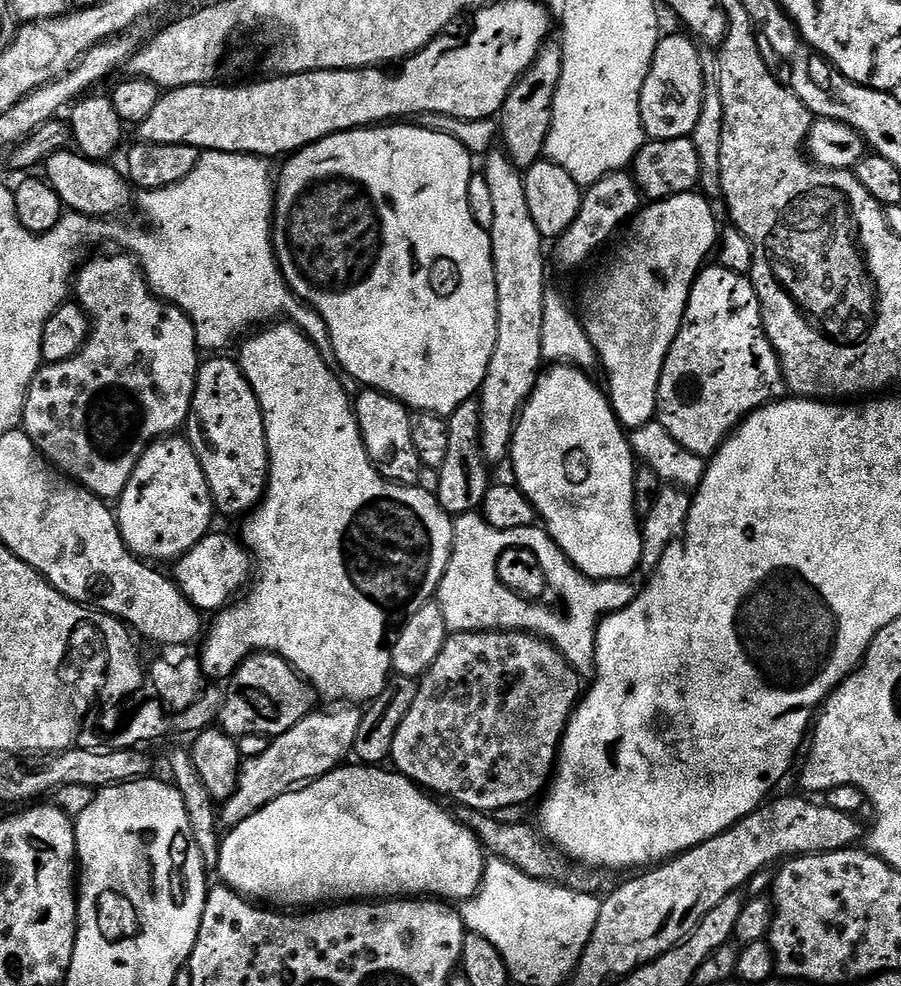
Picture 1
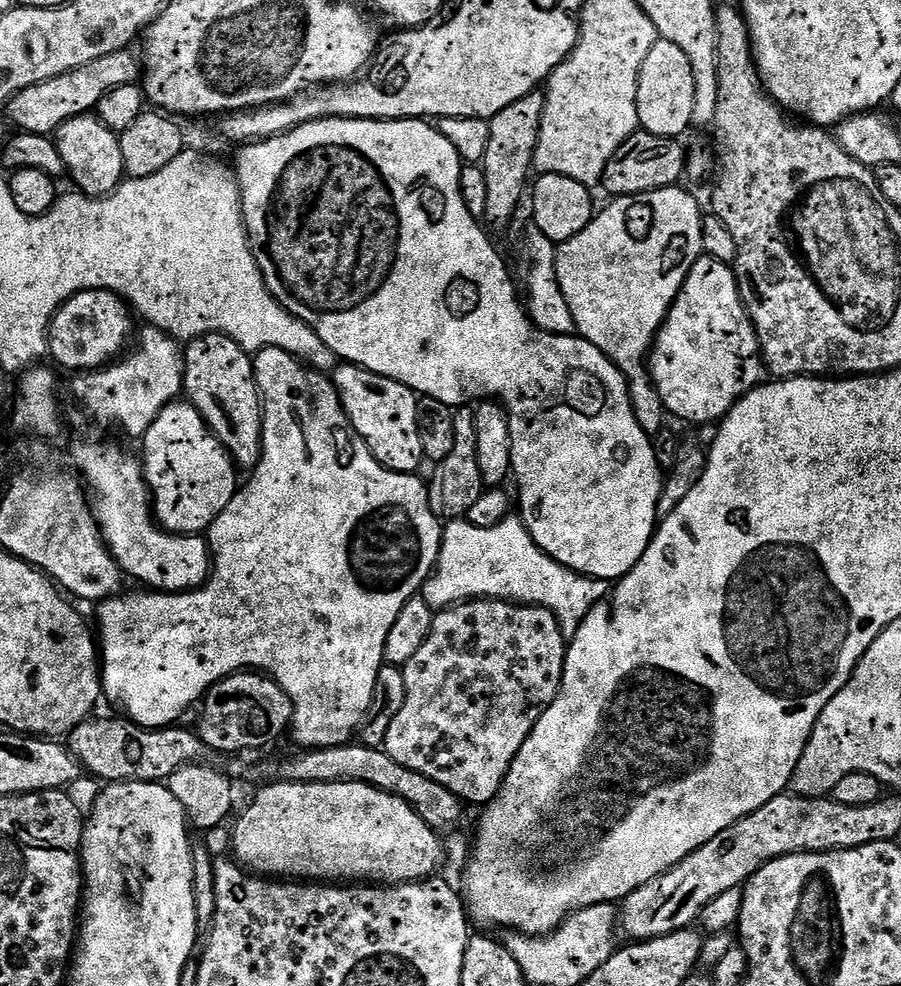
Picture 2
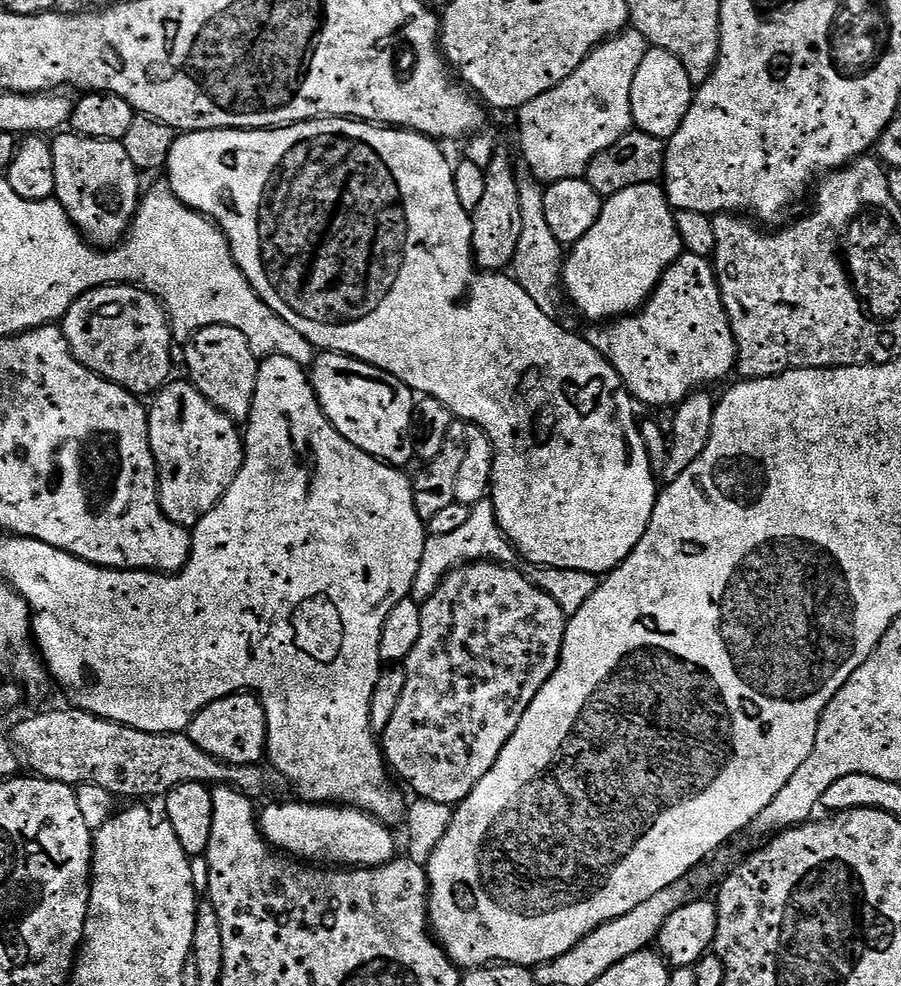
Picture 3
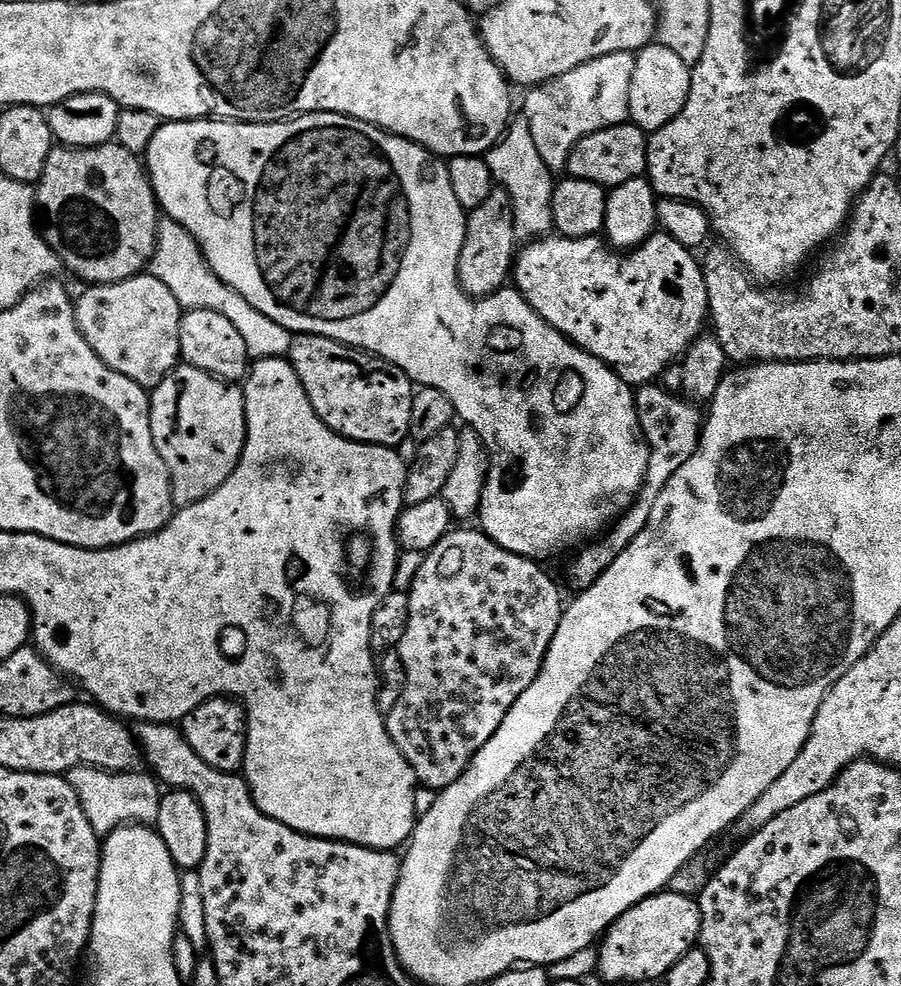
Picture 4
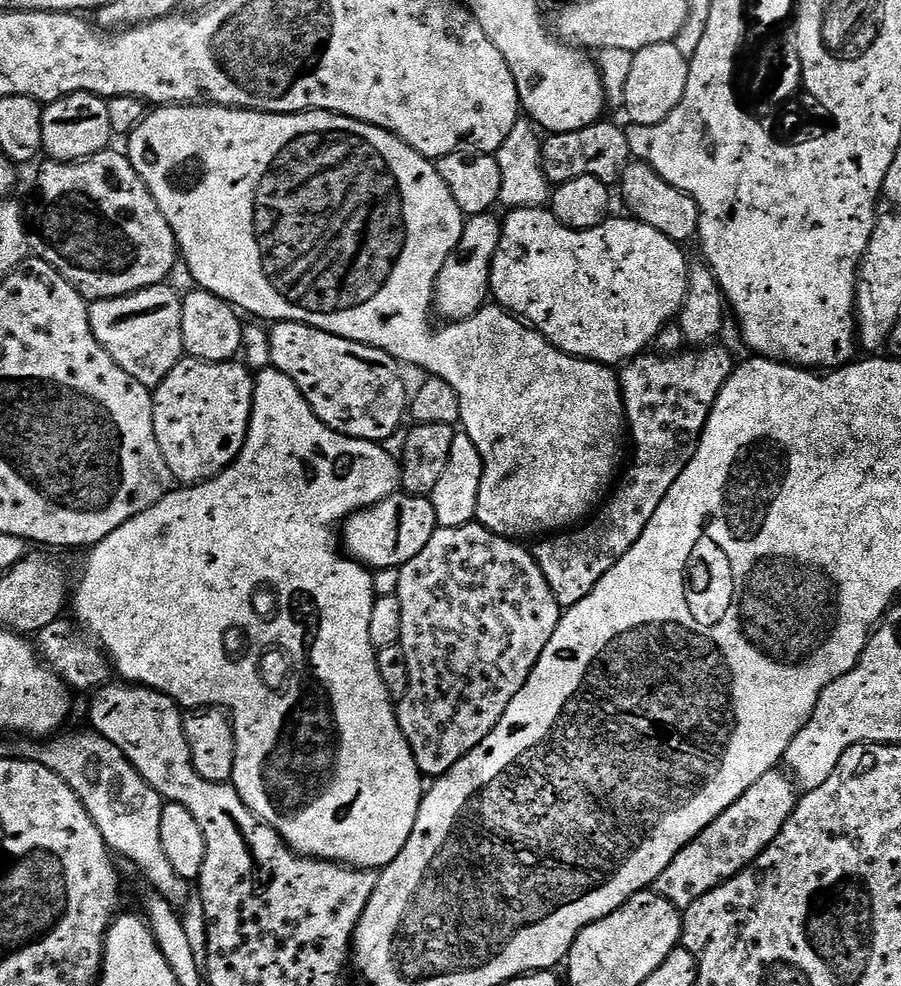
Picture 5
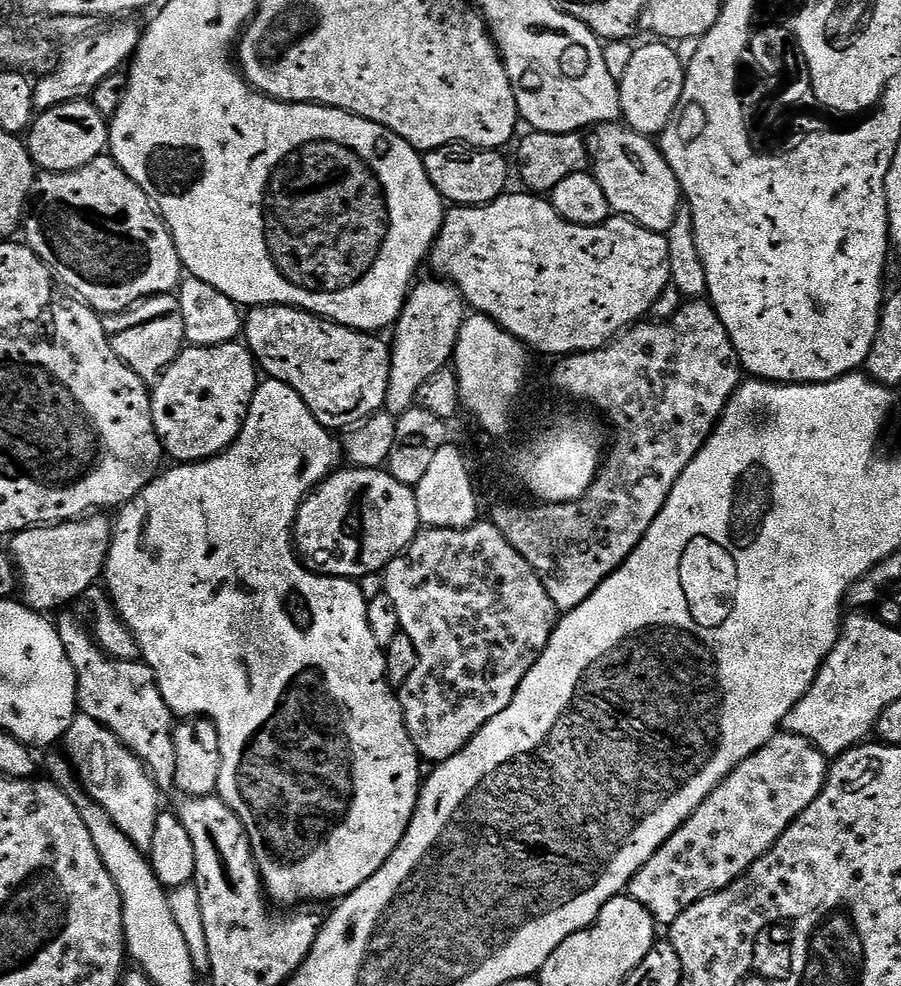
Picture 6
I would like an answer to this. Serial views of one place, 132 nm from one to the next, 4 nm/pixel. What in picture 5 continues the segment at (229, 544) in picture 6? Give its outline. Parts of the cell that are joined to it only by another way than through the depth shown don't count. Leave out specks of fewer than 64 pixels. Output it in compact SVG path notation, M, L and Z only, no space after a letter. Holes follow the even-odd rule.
M269 366L263 370L257 371L254 376L254 383L256 389L252 395L252 417L248 419L248 437L242 446L242 450L236 455L236 461L234 461L229 468L223 468L212 480L204 480L201 484L180 486L175 490L169 490L157 504L150 506L134 518L122 522L122 526L118 526L118 530L114 530L114 534L102 538L102 542L95 544L91 551L87 553L87 556L89 555L88 561L84 564L84 573L81 574L80 581L78 581L77 584L75 581L74 591L70 596L70 608L76 611L74 616L80 627L91 633L98 641L100 647L107 652L108 659L112 661L115 675L119 677L121 681L152 688L155 692L167 692L171 695L172 699L181 706L187 706L188 708L219 706L230 713L232 729L236 731L236 761L234 762L231 783L234 785L236 793L242 798L242 802L245 806L248 807L263 824L268 824L274 829L276 833L284 839L284 843L287 844L297 856L313 856L315 860L332 860L336 864L347 864L349 868L371 868L373 870L379 870L385 868L390 862L394 862L394 858L398 858L398 854L402 854L402 846L406 846L406 842L410 838L410 830L414 830L414 822L418 818L420 804L424 801L426 780L421 773L420 767L414 762L410 746L398 726L394 700L389 696L386 686L383 685L382 677L376 665L377 649L373 648L370 642L370 610L374 606L374 602L377 598L374 592L374 586L372 585L373 573L369 571L365 565L361 564L359 560L353 560L344 554L339 556L339 554L336 553L336 540L338 544L338 529L341 527L342 522L347 521L349 516L354 515L355 512L361 512L363 508L385 500L387 496L397 495L398 489L400 488L400 474L402 468L398 460L387 453L383 443L375 440L350 438L349 436L344 436L340 432L335 432L326 427L314 414L314 410L306 402L306 398L303 394L298 390L298 386L294 386L294 382L290 378L286 378L286 374L282 374L277 368Z

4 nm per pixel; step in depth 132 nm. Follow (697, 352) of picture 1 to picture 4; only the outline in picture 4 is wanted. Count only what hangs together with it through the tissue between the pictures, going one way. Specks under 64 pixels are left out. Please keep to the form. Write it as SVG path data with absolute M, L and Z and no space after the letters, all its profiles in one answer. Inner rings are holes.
M549 234L519 249L514 261L514 287L567 340L613 368L622 382L643 386L659 381L659 376L672 363L675 365L705 331L709 314L704 269L701 261L692 256L695 255L690 249L667 234L653 234L627 254L613 250L607 239L600 236L572 240Z

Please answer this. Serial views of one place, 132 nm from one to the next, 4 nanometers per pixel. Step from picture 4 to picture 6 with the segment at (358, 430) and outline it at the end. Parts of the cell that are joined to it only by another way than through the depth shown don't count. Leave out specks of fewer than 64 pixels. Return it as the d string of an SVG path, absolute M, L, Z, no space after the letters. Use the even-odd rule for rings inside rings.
M281 304L249 307L242 320L242 340L256 361L259 371L265 377L294 389L302 402L306 402L310 414L314 414L316 421L329 430L351 429L384 408L390 382L392 353L389 345L385 341L383 344L380 338L376 334L356 332L352 328L335 324L333 320L323 320L312 312L303 312L301 308Z

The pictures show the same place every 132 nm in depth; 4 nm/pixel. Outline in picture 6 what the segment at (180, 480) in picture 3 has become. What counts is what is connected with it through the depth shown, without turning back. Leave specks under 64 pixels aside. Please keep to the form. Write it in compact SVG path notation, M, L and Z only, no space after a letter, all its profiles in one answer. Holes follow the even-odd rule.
M233 342L230 344L219 344L218 346L210 346L209 348L198 348L195 346L185 347L175 362L164 372L164 375L156 381L151 389L152 394L152 417L154 418L154 430L160 439L161 449L165 453L168 452L173 456L173 461L176 462L191 462L193 460L208 460L211 456L216 456L219 452L224 452L238 438L241 426L244 425L245 418L248 417L248 408L252 404L252 399L258 387L258 365L252 358L251 352L243 343Z

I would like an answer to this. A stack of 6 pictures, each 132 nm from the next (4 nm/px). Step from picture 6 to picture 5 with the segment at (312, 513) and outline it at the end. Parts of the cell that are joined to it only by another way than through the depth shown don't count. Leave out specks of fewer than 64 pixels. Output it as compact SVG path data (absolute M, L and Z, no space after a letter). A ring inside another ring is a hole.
M397 494L349 516L342 528L342 540L348 543L347 555L369 569L400 569L426 547L437 527L434 506L429 497Z

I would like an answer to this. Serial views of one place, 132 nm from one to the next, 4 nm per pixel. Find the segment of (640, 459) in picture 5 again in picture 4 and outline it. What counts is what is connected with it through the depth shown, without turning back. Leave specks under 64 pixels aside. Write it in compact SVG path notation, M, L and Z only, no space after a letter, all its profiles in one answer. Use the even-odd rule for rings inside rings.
M656 382L643 385L634 396L638 422L642 426L642 434L652 451L650 466L646 470L644 484L640 487L640 495L637 496L636 503L599 539L581 547L571 557L573 560L572 565L568 568L568 576L572 579L576 590L594 586L600 575L630 546L630 542L634 542L634 538L638 538L638 534L642 534L642 530L646 530L646 526L650 522L650 510L654 510L654 502L658 502L658 494L662 494L662 490L666 490L666 482L670 482L670 478L674 478L674 474L678 474L678 470L682 470L682 466L686 466L686 462L690 462L690 458L696 453L697 446L700 445L701 409L683 395L675 396L674 393L659 388L660 386Z

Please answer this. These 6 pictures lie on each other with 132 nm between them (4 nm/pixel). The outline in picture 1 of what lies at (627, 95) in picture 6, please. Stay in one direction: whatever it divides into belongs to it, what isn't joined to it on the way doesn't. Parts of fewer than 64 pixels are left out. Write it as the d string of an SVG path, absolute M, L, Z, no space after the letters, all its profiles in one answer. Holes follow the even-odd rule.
M665 35L661 39L642 86L641 120L645 133L654 140L691 137L700 117L706 87L705 61L700 60L701 49L687 35L684 36Z

